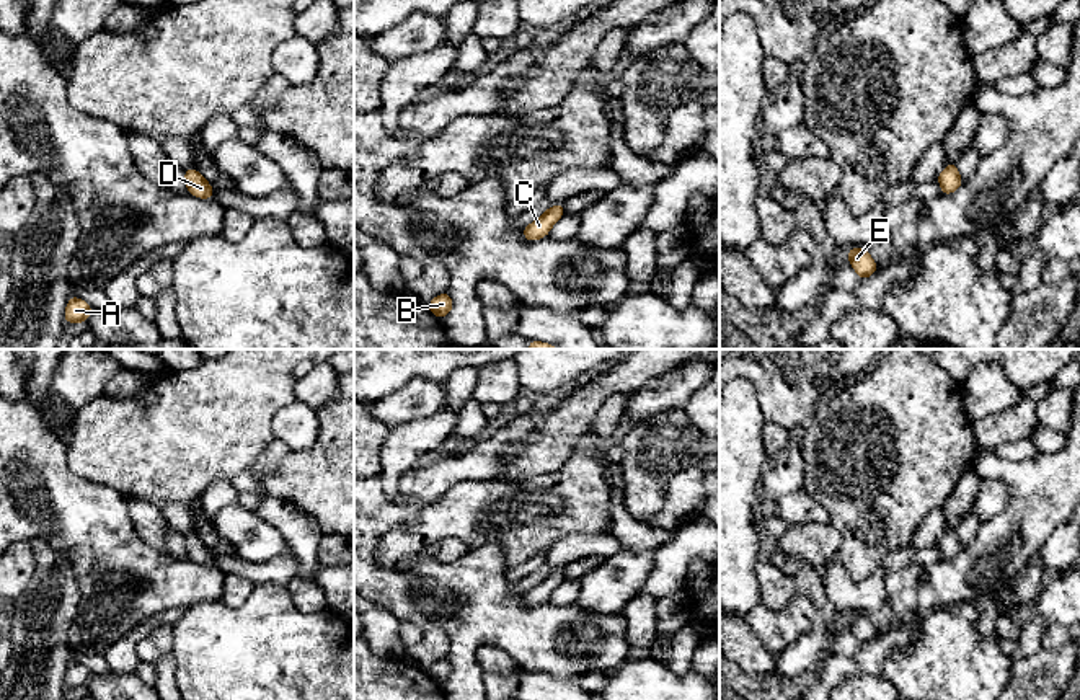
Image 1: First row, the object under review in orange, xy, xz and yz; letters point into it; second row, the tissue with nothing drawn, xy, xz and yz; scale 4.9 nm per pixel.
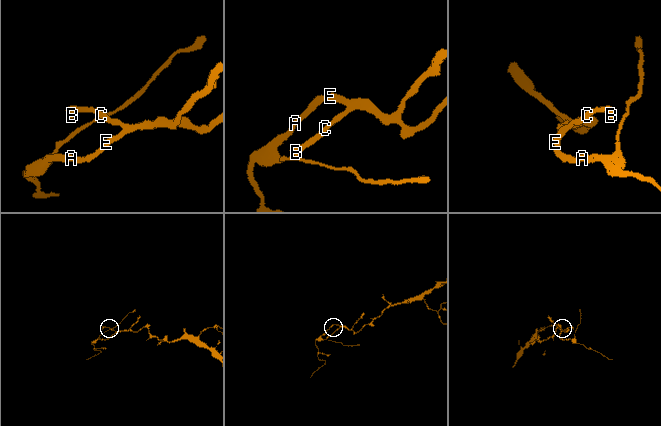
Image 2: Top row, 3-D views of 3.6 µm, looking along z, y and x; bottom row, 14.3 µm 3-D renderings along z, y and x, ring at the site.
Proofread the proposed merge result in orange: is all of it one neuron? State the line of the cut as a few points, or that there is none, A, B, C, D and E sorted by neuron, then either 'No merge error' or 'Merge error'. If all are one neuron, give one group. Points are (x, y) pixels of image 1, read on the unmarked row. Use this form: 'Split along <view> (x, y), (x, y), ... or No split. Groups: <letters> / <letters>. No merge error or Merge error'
No split. Groups: A B C D E. No merge error

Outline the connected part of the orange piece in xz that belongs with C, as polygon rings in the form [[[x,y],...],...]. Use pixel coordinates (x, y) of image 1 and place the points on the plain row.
[[[556,569],[548,573],[535,587],[524,592],[524,604],[527,607],[535,607],[547,602],[551,592],[564,581],[564,569]]]

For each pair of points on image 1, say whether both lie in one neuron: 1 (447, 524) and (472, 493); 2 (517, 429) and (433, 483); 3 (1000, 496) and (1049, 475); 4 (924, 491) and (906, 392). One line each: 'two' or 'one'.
1: one
2: one
3: two
4: one

